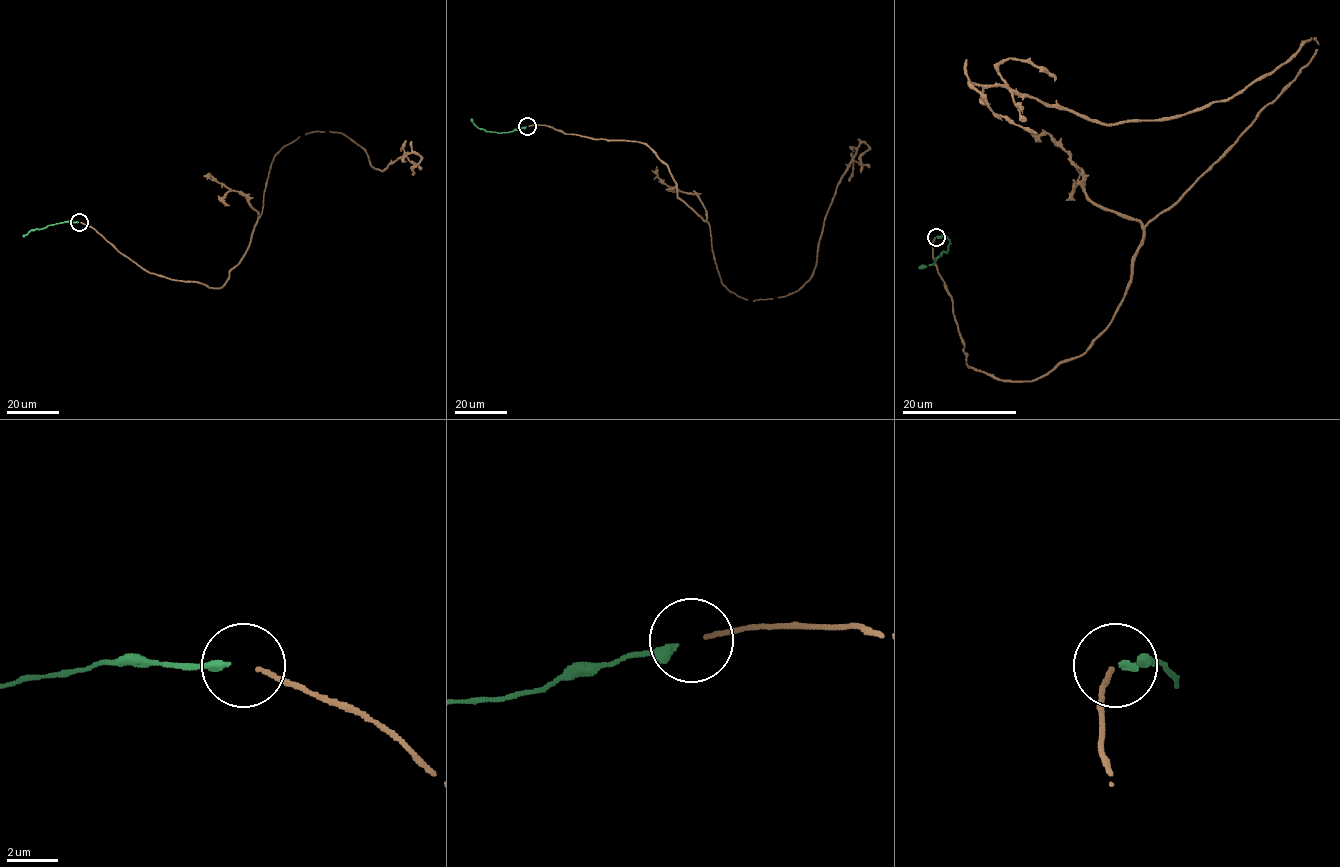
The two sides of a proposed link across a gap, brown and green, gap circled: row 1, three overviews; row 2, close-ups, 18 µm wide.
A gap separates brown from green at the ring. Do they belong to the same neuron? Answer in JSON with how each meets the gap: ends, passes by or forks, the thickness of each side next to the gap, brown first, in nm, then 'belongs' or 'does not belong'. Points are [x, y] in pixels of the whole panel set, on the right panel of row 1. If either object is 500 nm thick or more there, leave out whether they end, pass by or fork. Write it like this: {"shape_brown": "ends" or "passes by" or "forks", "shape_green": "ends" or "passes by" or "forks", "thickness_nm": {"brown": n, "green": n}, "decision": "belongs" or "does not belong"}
{"shape_brown": "ends", "shape_green": "ends", "thickness_nm": {"brown": 180, "green": 320}, "decision": "belongs"}

